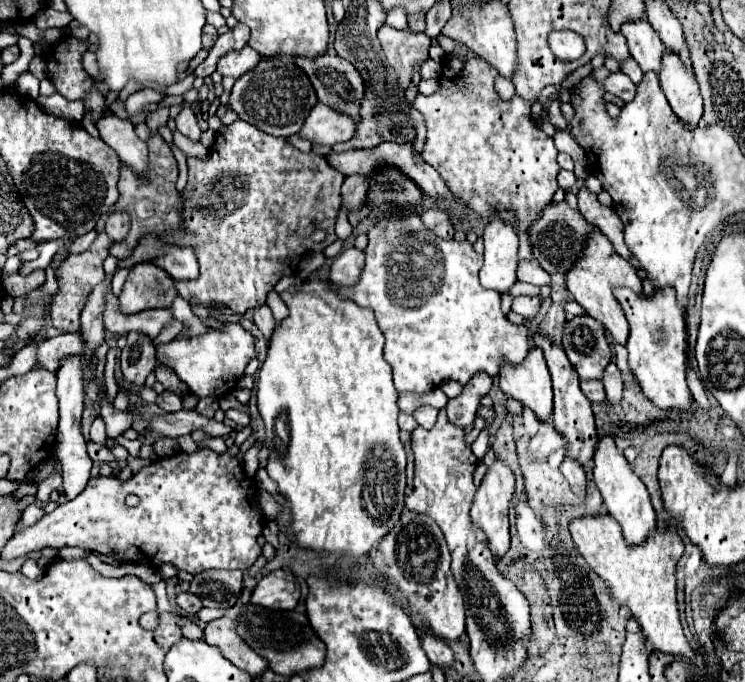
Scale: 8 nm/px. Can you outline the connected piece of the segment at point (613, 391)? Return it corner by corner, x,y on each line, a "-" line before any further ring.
610,362
604,370
604,378
602,378
602,384
604,384
604,390
606,390
606,402
608,404
618,404
620,398
622,398
622,374
620,370
616,368
614,362

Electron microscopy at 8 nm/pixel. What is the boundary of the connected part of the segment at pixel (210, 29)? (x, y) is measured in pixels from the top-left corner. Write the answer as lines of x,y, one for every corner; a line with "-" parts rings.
206,24
206,26
204,26
204,30
202,30
202,44
204,44
204,48
206,48
206,50
210,50
210,48
216,44
216,38
218,38
216,28
214,28
214,26
210,26
210,24

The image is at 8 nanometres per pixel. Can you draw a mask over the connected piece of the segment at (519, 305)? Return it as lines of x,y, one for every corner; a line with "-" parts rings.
516,296
512,302
512,312
524,316
524,320
532,320
538,314
538,308
540,308
540,300
530,296

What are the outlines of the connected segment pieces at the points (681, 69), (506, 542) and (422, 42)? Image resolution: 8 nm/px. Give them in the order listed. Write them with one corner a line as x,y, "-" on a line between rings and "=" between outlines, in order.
666,52
662,58
662,70
658,78
680,122
684,122
690,128
698,126
698,120
702,118
702,98
692,68
684,66
680,58
676,58
676,54
=
494,462
480,488
476,490
476,496
474,496
474,504
472,504
472,510
470,510
470,516
472,516
472,522
486,534
488,538
488,548
490,552
496,556
496,558
502,558
508,548
510,548
510,534
508,534
508,506
510,506
510,500
514,496
514,474
510,472
508,466
504,466
502,462
=
386,24
378,30
378,40
382,44
388,64
396,72
398,86
406,90
410,86
414,70
418,70
428,60
428,48
432,40
426,34
394,30

